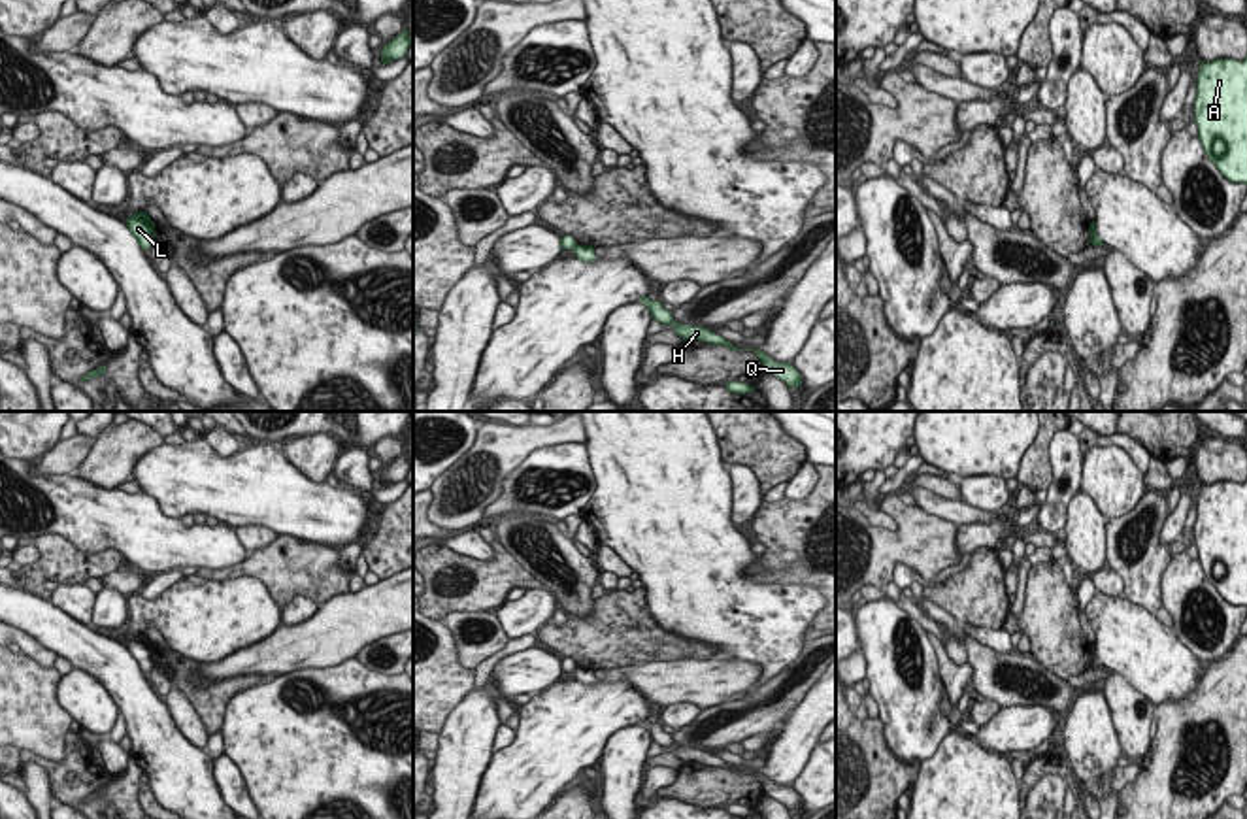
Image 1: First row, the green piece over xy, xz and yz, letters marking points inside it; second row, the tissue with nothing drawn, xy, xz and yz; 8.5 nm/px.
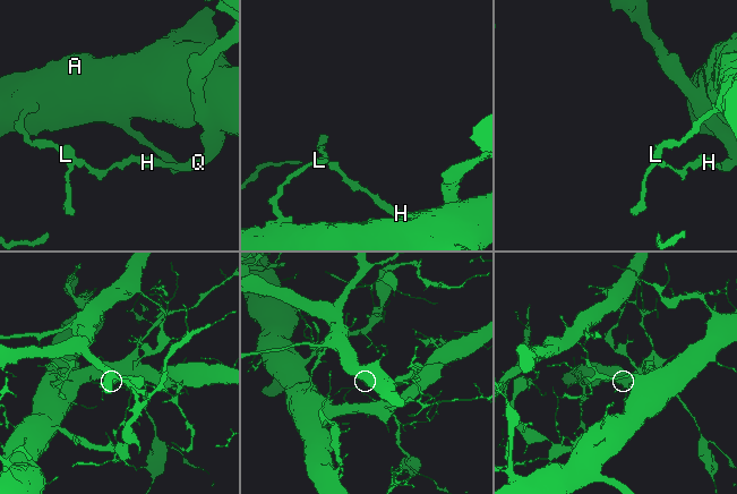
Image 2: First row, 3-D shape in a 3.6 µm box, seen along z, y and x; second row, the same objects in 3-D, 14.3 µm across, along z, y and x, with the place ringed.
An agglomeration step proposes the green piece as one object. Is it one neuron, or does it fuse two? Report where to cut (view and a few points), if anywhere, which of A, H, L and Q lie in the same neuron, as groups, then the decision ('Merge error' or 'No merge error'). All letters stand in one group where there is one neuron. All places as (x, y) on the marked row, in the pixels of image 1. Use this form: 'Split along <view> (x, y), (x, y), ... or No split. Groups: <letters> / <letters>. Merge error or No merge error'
Split along yz (1097, 236), (1091, 242). Groups: A L / H Q. Merge error

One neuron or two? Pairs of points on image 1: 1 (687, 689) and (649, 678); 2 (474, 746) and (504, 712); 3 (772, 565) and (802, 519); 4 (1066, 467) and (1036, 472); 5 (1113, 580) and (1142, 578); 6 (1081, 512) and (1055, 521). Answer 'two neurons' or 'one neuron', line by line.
1: one neuron
2: two neurons
3: one neuron
4: two neurons
5: two neurons
6: two neurons

